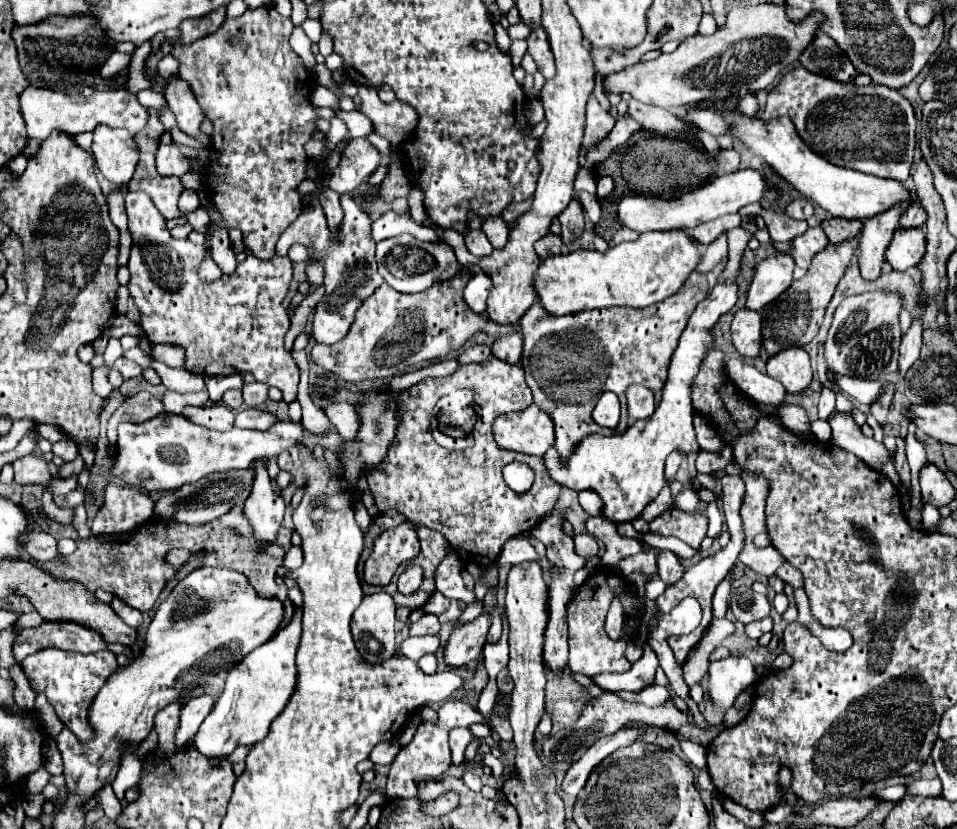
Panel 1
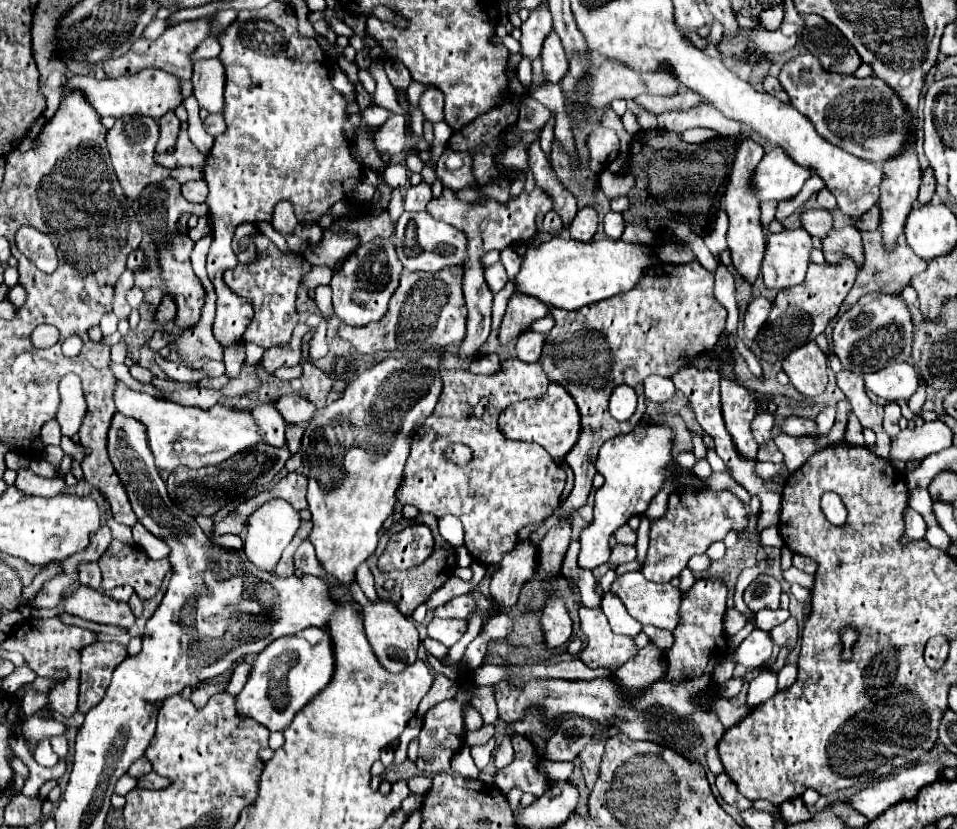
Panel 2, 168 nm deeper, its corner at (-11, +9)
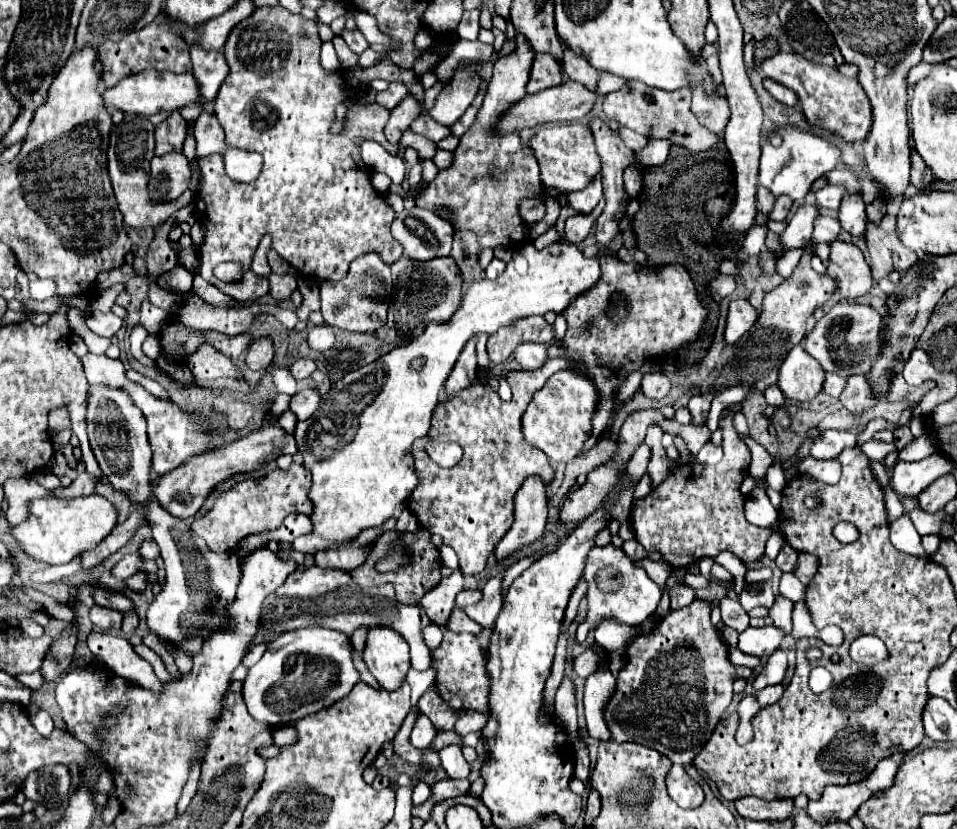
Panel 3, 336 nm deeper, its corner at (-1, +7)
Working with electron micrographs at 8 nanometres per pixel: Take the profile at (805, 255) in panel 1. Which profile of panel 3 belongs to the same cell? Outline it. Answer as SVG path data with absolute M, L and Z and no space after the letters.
M831 242L831 266L829 274L837 280L837 290L845 300L855 300L873 288L873 278L869 264L863 258L863 252L855 244Z

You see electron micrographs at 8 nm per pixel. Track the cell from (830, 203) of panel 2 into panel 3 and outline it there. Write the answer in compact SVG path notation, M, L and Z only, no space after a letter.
M825 186L825 188L821 188L821 190L815 192L817 206L819 206L827 216L837 214L843 196L845 196L845 188L843 188L843 186Z

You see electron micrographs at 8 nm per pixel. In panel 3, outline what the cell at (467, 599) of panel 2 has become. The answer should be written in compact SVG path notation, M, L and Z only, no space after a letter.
M463 590L457 596L457 608L465 608L469 604L477 604L481 600L481 590Z

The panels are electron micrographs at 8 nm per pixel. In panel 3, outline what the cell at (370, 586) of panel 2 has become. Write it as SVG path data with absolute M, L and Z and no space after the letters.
M360 628L359 630L356 630L351 636L351 642L355 650L361 657L365 648L366 636L367 630L365 630L365 628Z

